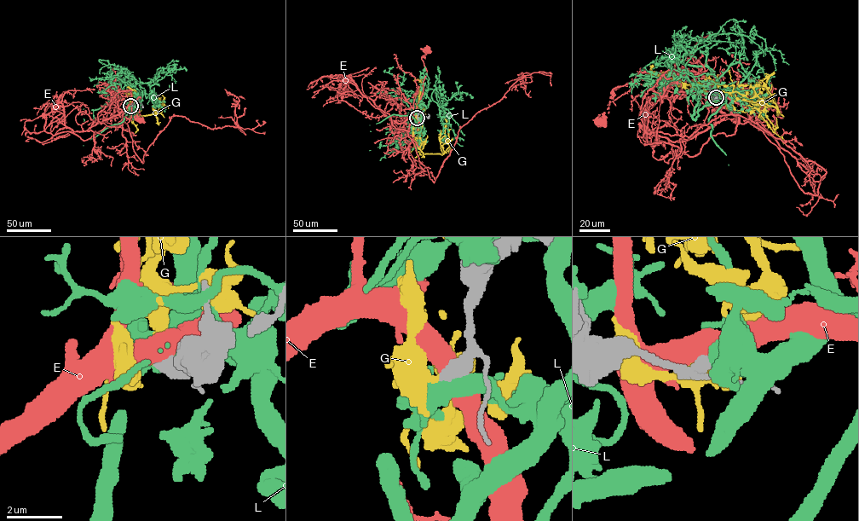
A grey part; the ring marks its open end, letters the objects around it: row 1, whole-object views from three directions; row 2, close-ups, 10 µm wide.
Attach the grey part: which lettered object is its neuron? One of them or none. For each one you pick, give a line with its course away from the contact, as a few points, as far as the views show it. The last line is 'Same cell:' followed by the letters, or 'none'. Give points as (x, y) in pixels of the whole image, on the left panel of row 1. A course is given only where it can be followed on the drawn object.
G: it runs (130, 106), (134, 98), (133, 101), (127, 94), (135, 114), (153, 114), (158, 101)
Same cell: G

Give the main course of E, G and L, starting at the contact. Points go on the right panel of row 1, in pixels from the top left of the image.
E: (716, 98), (631, 82), (613, 89), (608, 112), (600, 121)
G: (716, 98), (720, 85), (735, 89), (767, 77), (764, 99), (779, 112), (735, 91), (717, 90)
L: (716, 98), (722, 90), (707, 67), (667, 59), (687, 55), (713, 36), (727, 33), (746, 36), (763, 56)

